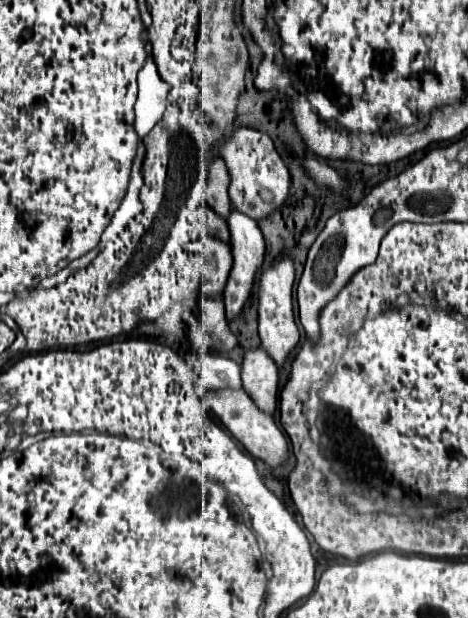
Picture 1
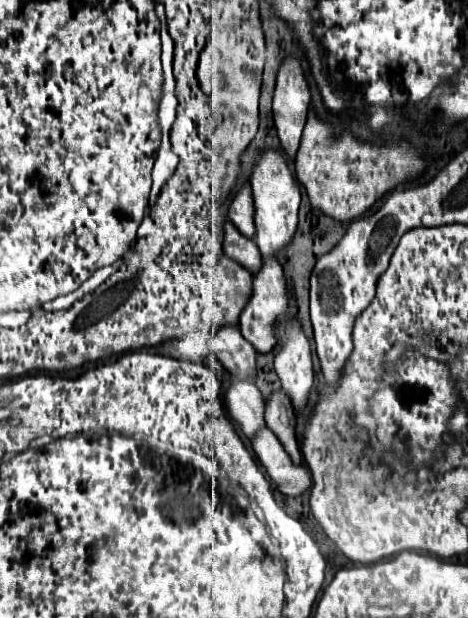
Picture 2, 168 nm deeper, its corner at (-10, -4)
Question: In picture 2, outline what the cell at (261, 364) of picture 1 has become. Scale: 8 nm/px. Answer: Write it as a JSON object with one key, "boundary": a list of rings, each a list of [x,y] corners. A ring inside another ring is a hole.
{"boundary":[[[277,391],[269,397],[265,405],[265,421],[267,421],[267,427],[283,443],[283,449],[291,455],[291,461],[301,463],[301,451],[299,451],[299,441],[295,433],[295,411],[283,391]]]}

